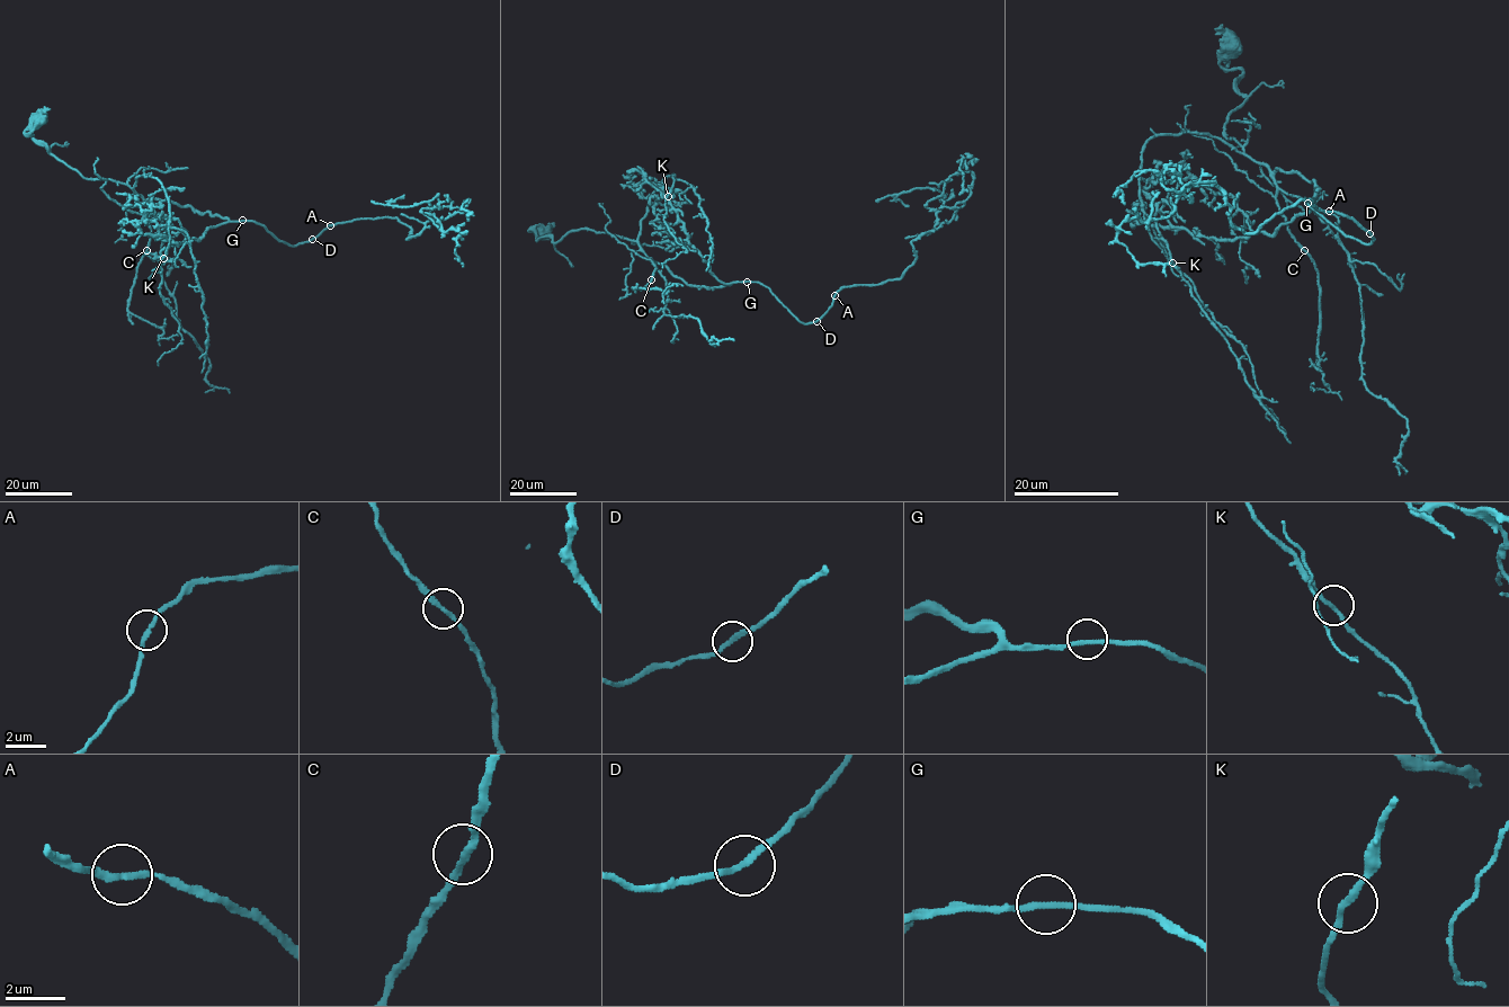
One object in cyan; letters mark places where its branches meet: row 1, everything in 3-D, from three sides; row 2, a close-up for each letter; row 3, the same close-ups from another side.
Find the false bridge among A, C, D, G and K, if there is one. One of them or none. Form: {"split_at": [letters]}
{"split_at": []}

